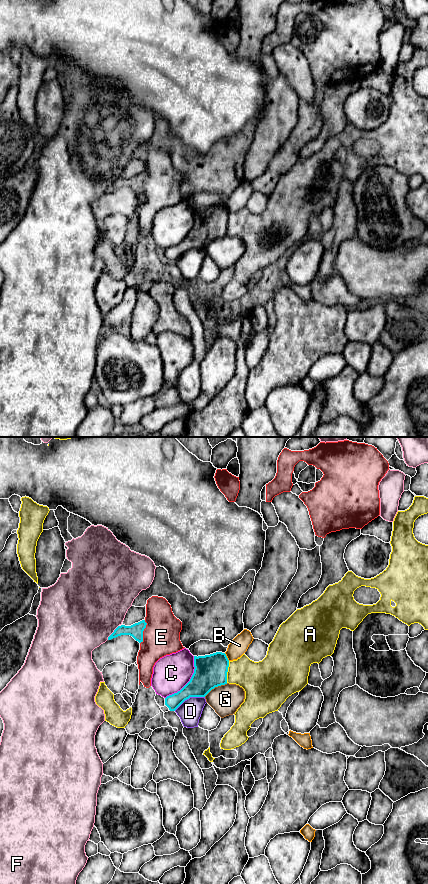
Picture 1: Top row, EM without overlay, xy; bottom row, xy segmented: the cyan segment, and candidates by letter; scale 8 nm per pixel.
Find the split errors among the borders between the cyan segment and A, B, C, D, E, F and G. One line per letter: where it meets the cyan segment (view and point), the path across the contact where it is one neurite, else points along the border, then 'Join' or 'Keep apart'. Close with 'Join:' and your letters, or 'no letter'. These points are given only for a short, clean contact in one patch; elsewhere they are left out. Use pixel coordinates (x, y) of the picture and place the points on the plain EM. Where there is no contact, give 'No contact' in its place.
A: Touches cyan at xy (227, 223). Keep apart
B: Touches cyan at xy (226, 209). Boundary: xy (224, 205), (229, 212). Keep apart
C: Touches cyan at xy (190, 232). Keep apart
D: Touches cyan at xy (189, 249). Keep apart
E: Touches cyan at xy (142, 184). Keep apart
F: Touches cyan at xy (113, 184). Keep apart
G: Touches cyan at xy (215, 238). Keep apart
Join: no letter

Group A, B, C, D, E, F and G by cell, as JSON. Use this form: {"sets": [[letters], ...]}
{"sets": [["A"], ["B"], ["C"], ["D"], ["E"], ["F"], ["G"]]}

